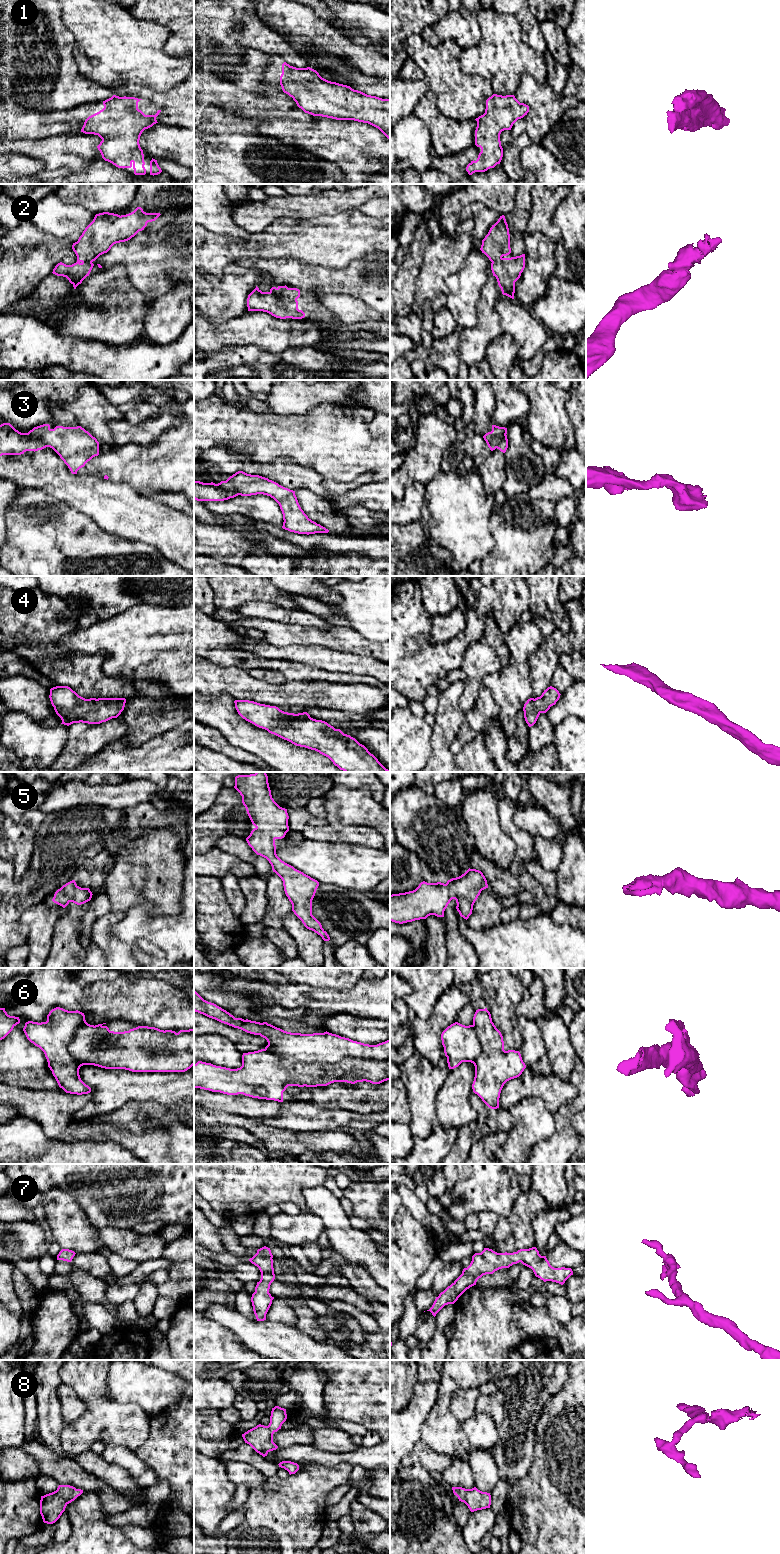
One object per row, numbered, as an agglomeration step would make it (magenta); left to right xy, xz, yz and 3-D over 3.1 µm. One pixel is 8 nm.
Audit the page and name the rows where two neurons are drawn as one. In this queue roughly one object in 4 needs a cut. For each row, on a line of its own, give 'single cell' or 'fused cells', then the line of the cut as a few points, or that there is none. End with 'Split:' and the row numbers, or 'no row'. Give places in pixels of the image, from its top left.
1: single cell; no cut
2: single cell; no cut
3: fused cells; cut in xz along (217, 484), (226, 489), (234, 489), (239, 494)
4: single cell; no cut
5: single cell; no cut
6: fused cells; cut in xz along (265, 1048), (278, 1056), (329, 1064), (349, 1058), (389, 1059)
7: single cell; no cut
8: single cell; no cut
Split: 3, 6

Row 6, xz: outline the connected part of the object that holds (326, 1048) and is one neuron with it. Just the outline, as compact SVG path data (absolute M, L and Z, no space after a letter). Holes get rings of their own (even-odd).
M194 991L194 1011L247 1033L260 1035L268 1042L265 1049L282 1058L329 1065L335 1065L349 1058L390 1059L390 1040L369 1045L327 1031L313 1034L287 1032L267 1022L235 1018L216 1004L204 1000L196 991Z

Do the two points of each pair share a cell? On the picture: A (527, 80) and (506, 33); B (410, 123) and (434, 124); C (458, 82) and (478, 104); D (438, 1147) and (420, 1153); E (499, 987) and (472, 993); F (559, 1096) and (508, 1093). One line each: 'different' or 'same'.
A: different
B: different
C: same
D: same
E: different
F: same

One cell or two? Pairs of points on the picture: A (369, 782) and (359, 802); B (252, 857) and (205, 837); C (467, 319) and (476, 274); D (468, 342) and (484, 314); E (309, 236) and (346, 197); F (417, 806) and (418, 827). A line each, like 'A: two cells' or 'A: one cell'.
A: two cells
B: two cells
C: one cell
D: one cell
E: two cells
F: one cell

